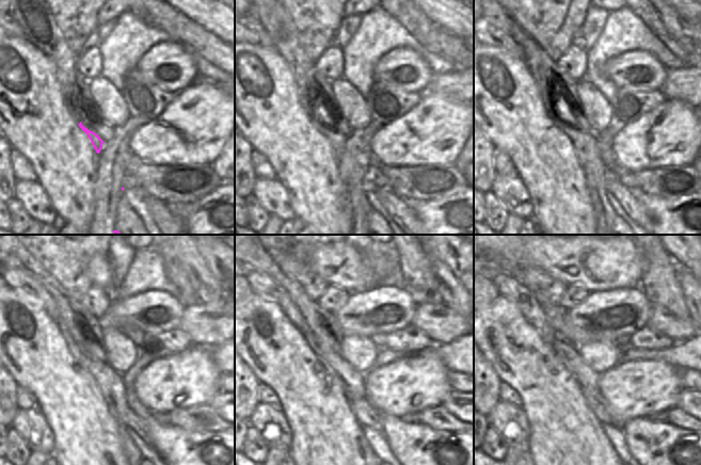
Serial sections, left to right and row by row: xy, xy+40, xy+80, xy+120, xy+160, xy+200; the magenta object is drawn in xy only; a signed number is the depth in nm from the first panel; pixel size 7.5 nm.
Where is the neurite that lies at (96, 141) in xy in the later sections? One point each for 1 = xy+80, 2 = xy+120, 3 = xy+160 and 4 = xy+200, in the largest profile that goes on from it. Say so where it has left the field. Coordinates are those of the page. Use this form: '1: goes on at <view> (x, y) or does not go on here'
1: goes on at xy+80 (584, 143)
2: goes on at xy+120 (110, 382)
3: goes on at xy+160 (353, 382)
4: goes on at xy+200 (568, 352)

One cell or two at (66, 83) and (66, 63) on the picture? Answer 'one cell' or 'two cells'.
one cell

